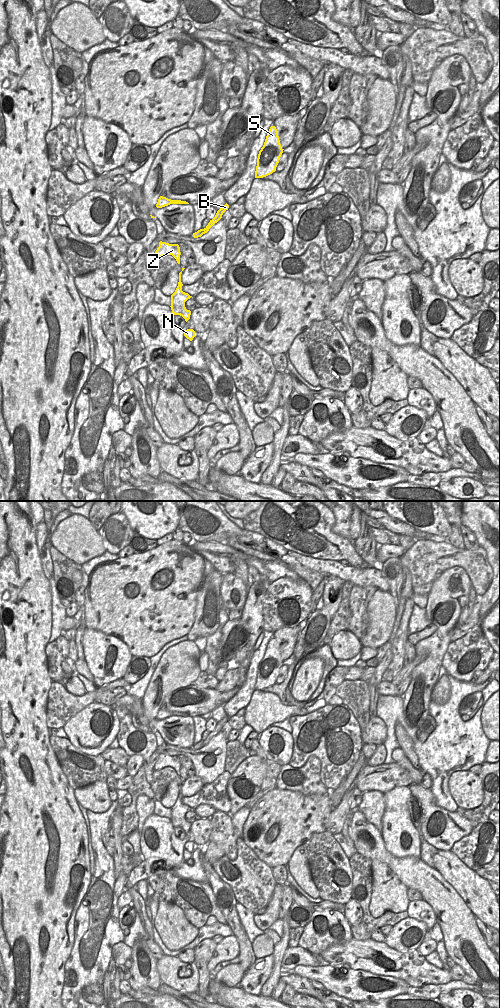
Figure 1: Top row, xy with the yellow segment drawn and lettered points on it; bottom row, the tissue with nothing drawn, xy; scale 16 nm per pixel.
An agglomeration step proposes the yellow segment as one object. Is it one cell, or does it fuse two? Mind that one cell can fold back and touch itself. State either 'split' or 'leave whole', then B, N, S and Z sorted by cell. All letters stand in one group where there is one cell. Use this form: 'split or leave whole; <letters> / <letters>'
split; B S / N Z

